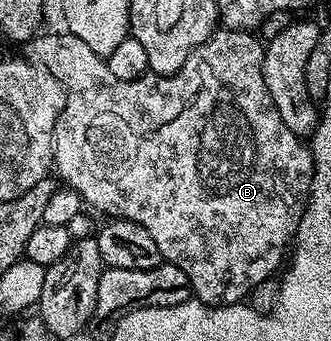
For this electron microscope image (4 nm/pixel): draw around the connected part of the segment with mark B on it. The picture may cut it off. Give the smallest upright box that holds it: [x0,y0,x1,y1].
[23,29,313,307]

